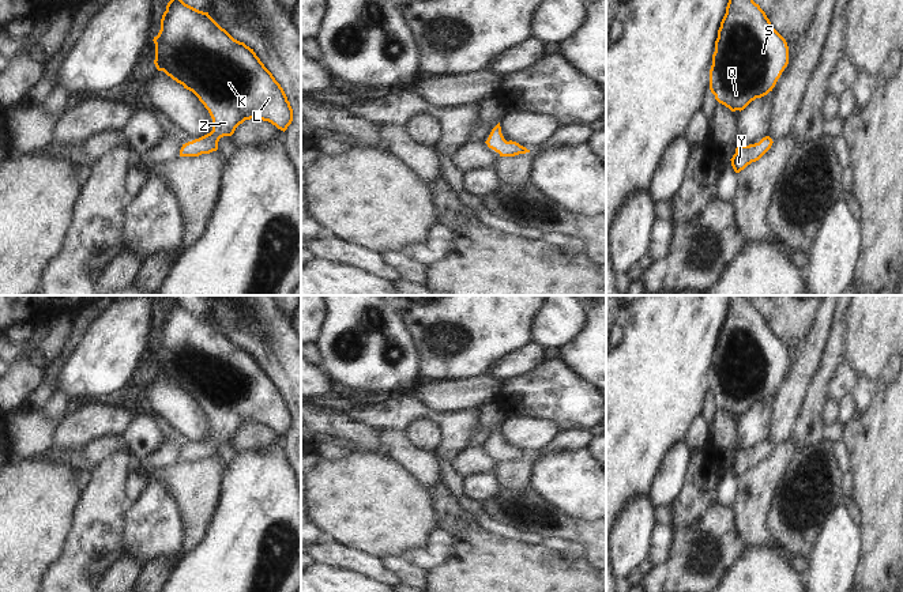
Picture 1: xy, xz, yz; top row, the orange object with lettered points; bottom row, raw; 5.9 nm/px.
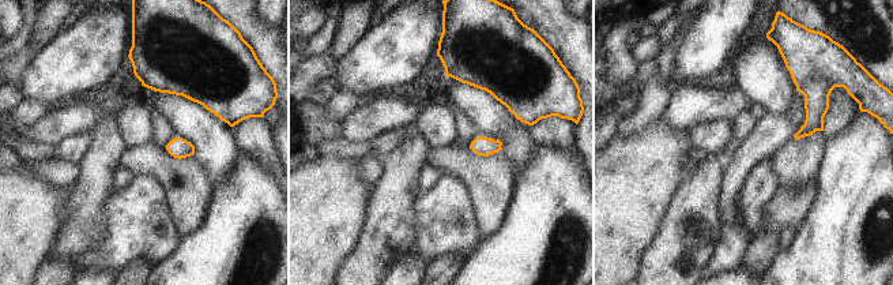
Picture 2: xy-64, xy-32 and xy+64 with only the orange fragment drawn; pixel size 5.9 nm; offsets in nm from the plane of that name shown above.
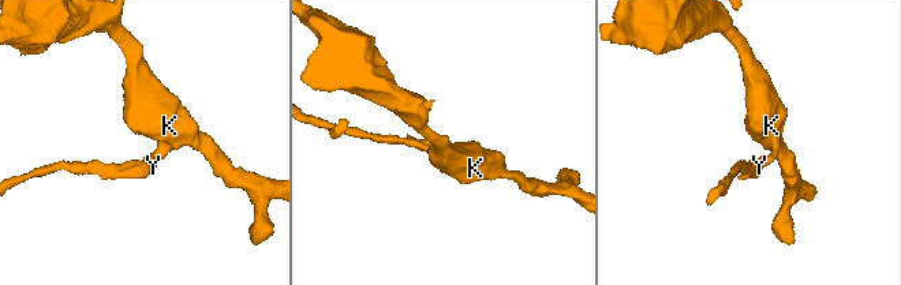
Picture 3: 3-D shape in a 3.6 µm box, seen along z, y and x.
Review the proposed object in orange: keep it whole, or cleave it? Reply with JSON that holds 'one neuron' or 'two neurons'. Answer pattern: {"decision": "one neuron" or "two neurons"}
{"decision": "one neuron"}

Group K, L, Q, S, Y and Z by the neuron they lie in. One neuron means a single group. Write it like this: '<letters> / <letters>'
K L Q S Y Z

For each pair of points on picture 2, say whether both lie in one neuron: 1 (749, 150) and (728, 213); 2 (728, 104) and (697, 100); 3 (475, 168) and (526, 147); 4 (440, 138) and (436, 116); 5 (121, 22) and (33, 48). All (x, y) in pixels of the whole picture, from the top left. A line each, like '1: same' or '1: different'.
1: same
2: same
3: different
4: same
5: different

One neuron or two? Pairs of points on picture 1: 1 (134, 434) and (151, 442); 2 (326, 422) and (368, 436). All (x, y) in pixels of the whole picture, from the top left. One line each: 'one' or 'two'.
1: one
2: one

